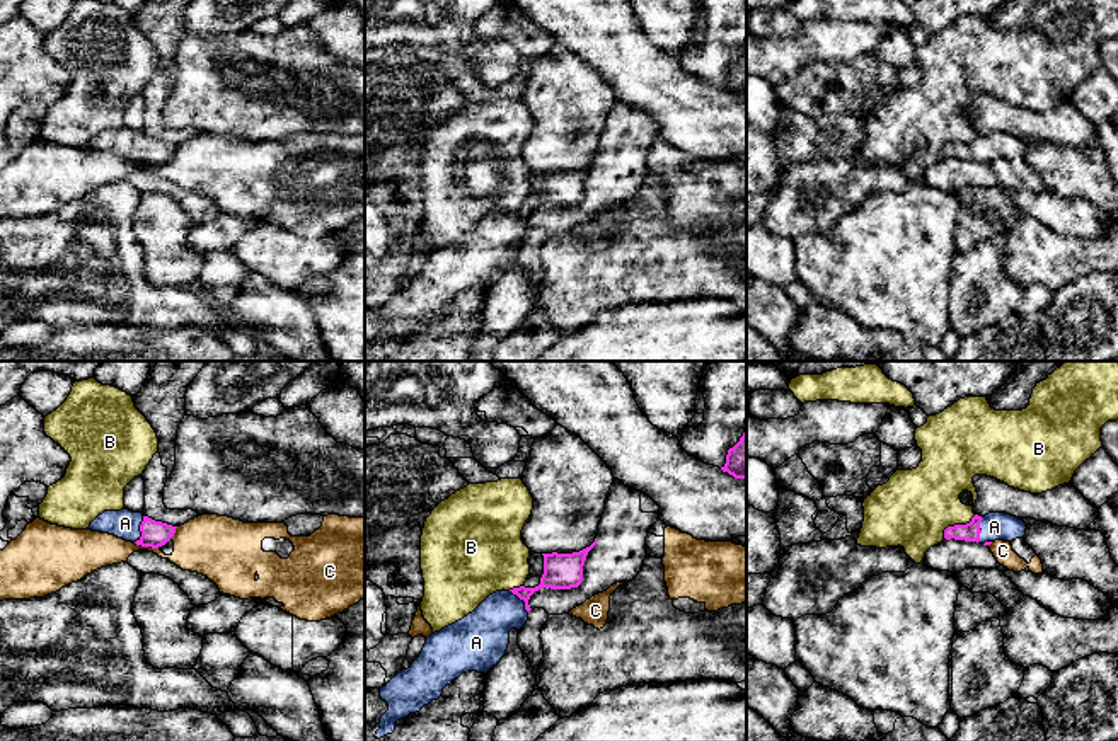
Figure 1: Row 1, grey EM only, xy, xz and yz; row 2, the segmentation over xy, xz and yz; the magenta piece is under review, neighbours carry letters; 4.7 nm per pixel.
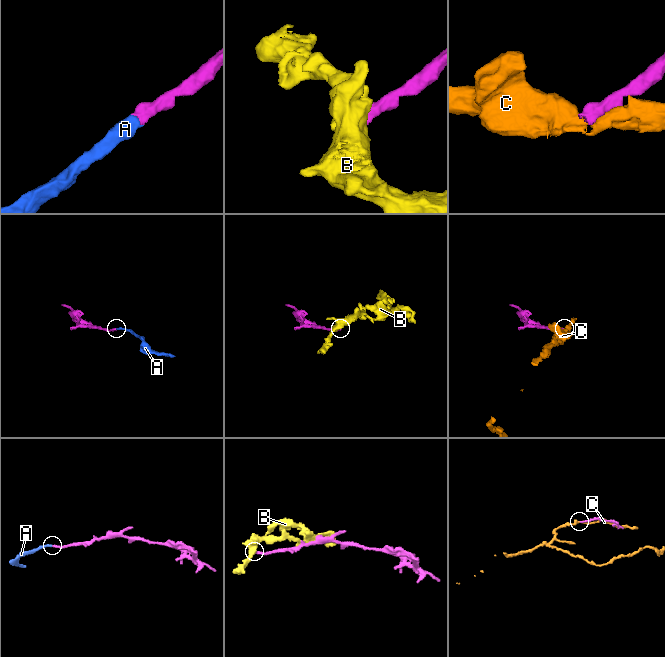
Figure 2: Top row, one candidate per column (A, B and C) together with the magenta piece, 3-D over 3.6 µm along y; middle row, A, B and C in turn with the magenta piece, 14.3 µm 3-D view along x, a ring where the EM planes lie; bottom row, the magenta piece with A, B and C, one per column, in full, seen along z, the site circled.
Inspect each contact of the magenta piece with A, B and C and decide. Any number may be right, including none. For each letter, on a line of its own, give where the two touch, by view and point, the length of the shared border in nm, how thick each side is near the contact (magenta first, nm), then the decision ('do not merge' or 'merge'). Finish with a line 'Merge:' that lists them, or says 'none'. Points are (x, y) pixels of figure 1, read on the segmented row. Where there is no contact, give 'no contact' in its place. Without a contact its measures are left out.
A: xy (140, 530) | 140 nm | 130/140 nm | merge
B: yz (956, 525) | 190 nm | 90/360 nm | do not merge
C: xy (147, 545) | 120 nm | 130/260 nm | do not merge
Merge: A

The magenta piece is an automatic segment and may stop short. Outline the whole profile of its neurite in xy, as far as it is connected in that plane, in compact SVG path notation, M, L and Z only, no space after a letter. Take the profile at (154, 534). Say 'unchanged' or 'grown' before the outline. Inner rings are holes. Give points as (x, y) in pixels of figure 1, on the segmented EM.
grown | M130 509L104 511L89 526L92 531L109 533L152 549L165 545L174 537L176 528Z

